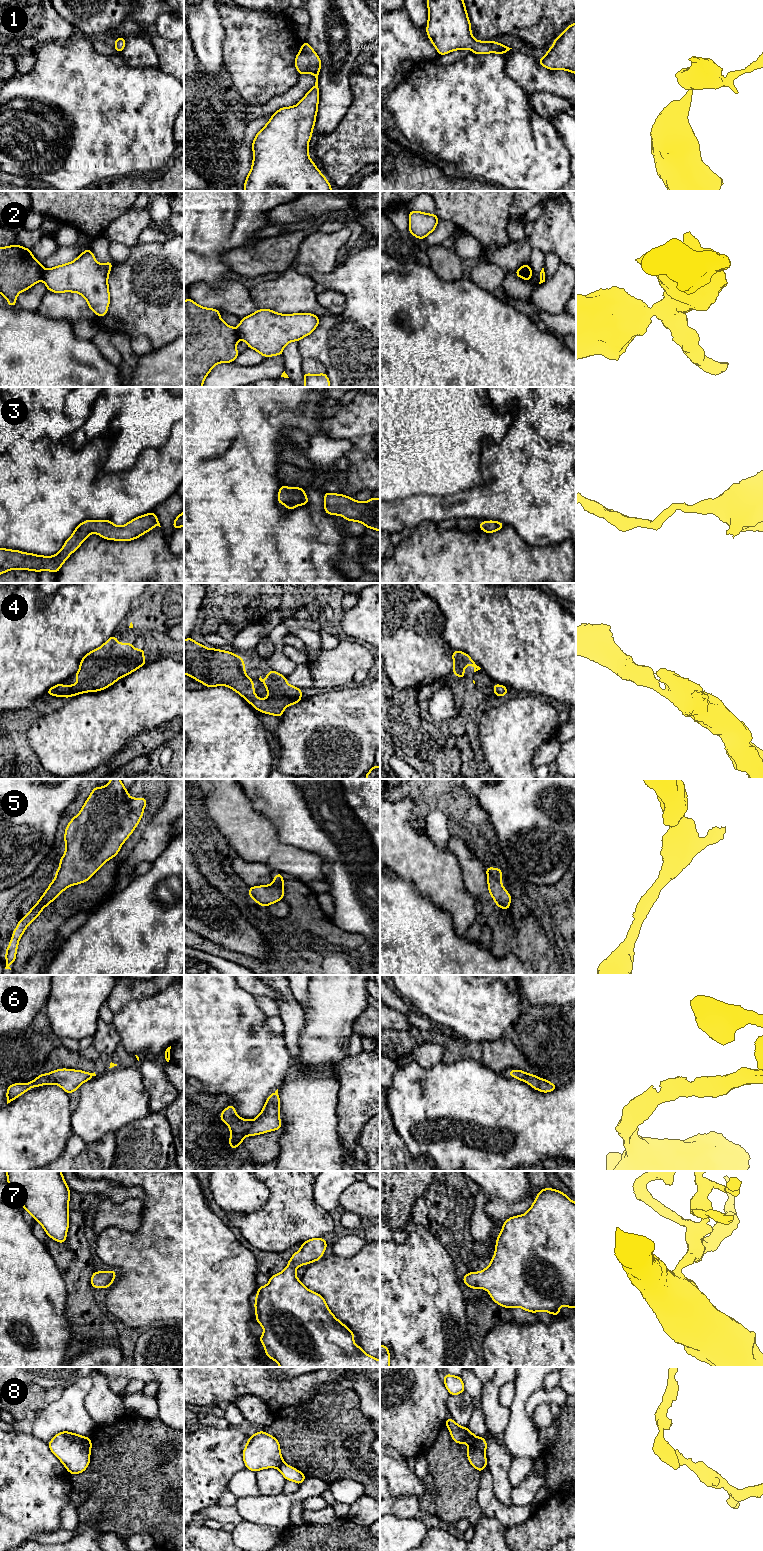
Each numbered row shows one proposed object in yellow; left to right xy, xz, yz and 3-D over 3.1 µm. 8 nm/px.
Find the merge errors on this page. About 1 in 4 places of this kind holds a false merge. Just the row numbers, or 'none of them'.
2, 8

